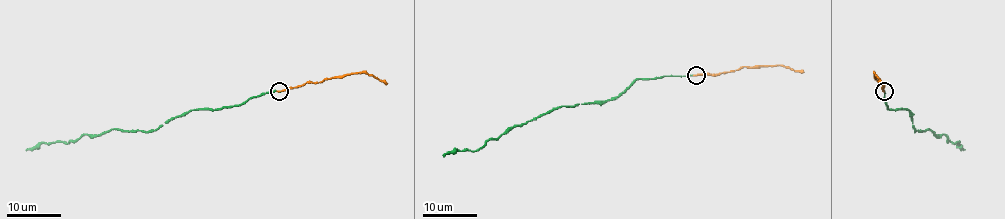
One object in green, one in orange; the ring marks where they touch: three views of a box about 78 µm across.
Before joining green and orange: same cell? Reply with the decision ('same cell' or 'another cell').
same cell

